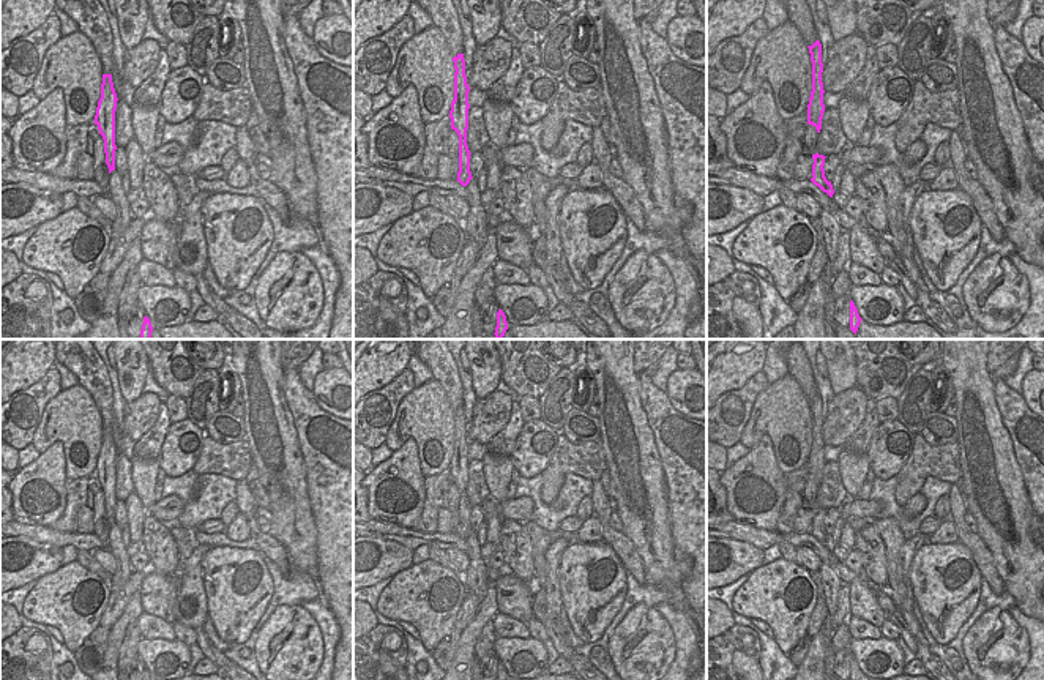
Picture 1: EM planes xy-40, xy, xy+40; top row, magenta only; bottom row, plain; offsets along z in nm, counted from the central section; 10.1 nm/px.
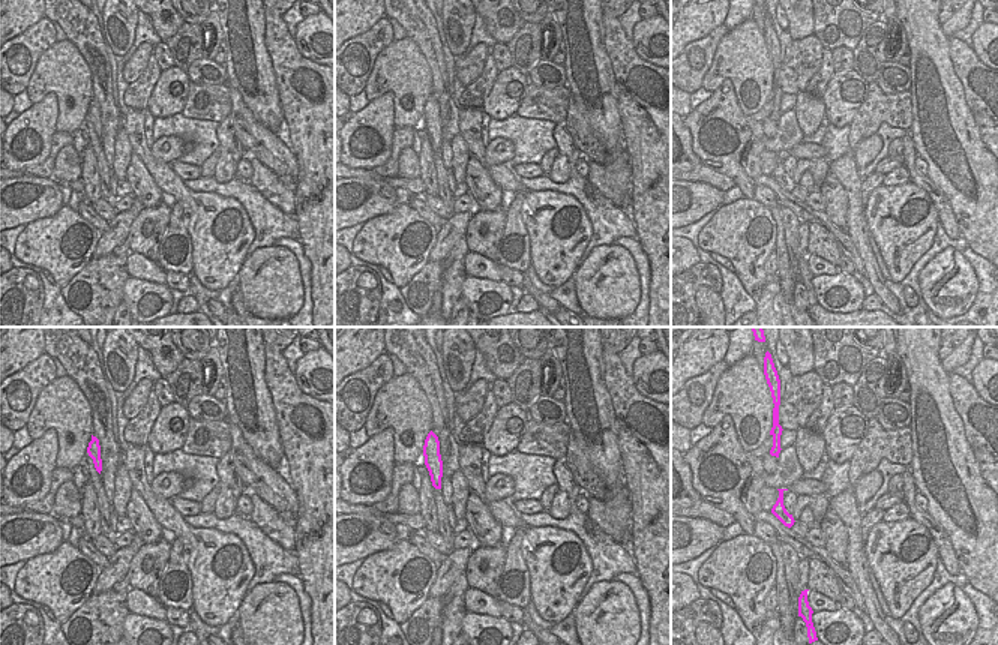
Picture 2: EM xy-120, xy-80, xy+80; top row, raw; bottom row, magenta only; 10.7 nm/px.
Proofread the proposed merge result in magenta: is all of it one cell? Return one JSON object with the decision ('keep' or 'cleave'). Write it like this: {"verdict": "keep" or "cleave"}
{"verdict": "keep"}

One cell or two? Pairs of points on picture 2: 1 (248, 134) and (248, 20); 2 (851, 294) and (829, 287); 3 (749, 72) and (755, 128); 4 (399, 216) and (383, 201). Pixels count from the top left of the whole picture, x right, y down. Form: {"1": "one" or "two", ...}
{"1": "two", "2": "one", "3": "two", "4": "two"}

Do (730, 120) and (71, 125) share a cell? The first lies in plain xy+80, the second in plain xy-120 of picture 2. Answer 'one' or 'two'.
two

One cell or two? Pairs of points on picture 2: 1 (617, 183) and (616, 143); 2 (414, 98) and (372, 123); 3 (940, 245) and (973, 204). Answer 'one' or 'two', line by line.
1: one
2: two
3: two

